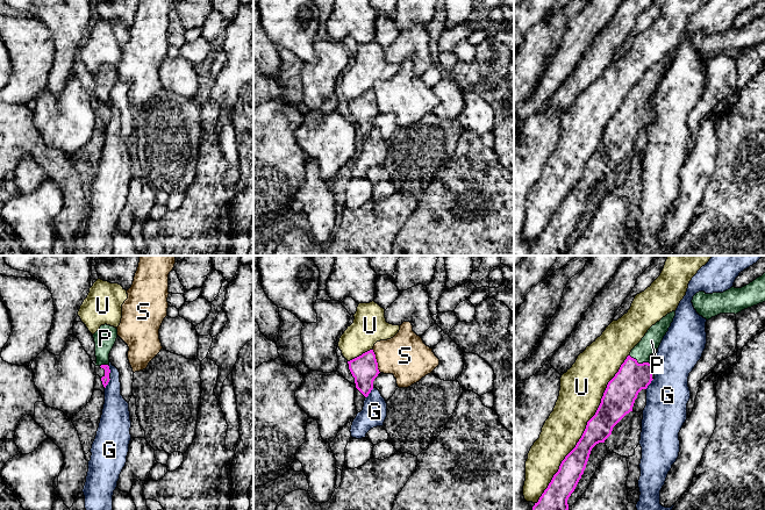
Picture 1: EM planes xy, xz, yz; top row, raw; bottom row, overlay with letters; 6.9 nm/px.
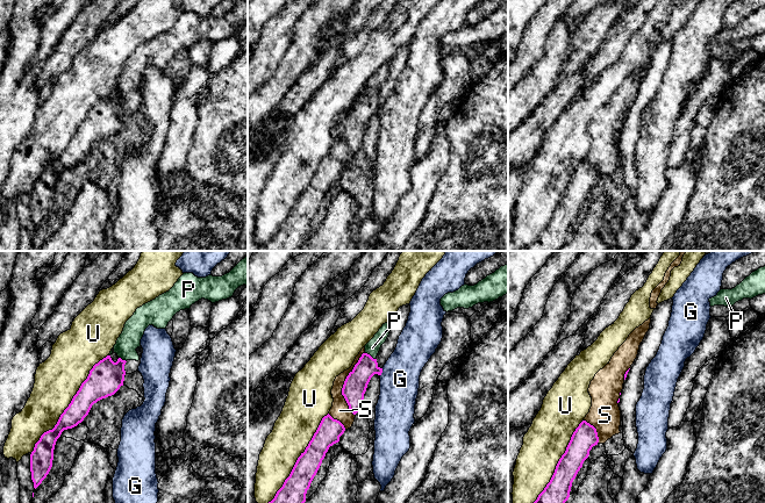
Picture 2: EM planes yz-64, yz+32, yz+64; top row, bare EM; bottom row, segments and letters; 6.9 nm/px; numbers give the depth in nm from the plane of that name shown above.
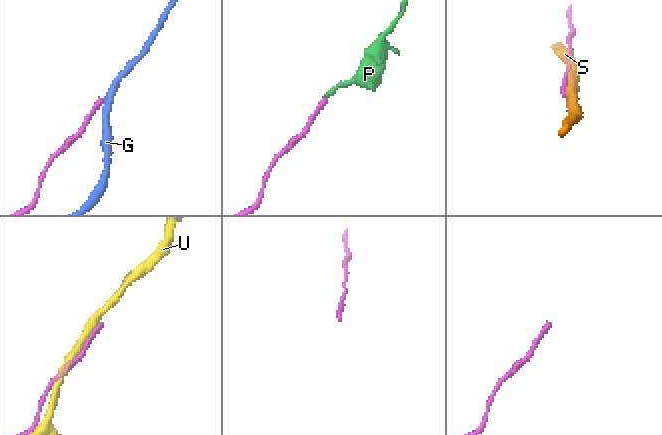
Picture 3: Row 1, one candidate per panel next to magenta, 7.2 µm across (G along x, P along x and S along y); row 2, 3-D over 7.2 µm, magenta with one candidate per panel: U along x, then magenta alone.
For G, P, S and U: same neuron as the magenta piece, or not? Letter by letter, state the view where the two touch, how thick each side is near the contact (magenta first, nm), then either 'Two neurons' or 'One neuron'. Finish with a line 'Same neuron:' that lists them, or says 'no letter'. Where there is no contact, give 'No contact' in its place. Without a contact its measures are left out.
G: Touches magenta in yz. Thickness 220 nm (magenta) against 300 nm. Two neurons
P: Touches magenta in yz. Thickness 220 nm (magenta) against 120 nm. One neuron
S: Touches magenta in xz. Thickness 190 nm (magenta) against 320 nm. Two neurons
U: Touches magenta in yz. Thickness 190 nm (magenta) against 300 nm. Two neurons
Same neuron: P

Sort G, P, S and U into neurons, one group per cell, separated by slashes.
G / P / S / U

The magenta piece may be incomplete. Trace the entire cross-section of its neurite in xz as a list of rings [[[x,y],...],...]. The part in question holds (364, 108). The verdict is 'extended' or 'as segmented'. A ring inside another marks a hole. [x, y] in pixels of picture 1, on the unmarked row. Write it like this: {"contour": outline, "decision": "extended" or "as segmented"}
{"contour": [[[373,89],[348,101],[349,109],[355,117],[356,128],[367,137],[373,129],[373,121],[380,113]]], "decision": "as segmented"}

